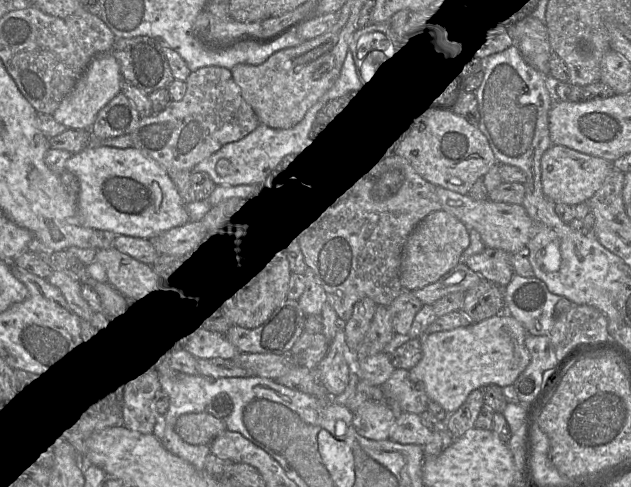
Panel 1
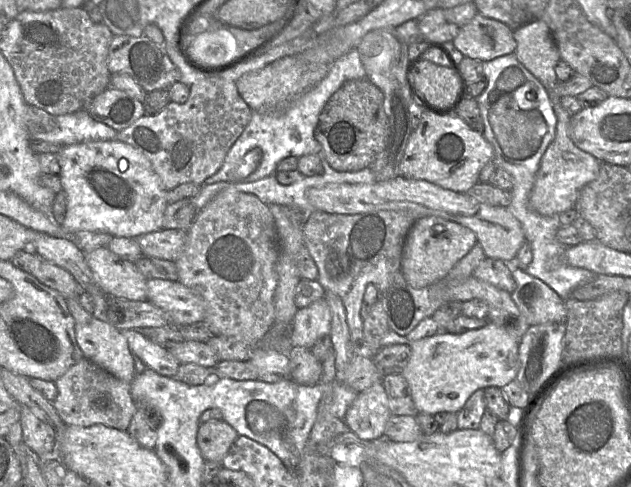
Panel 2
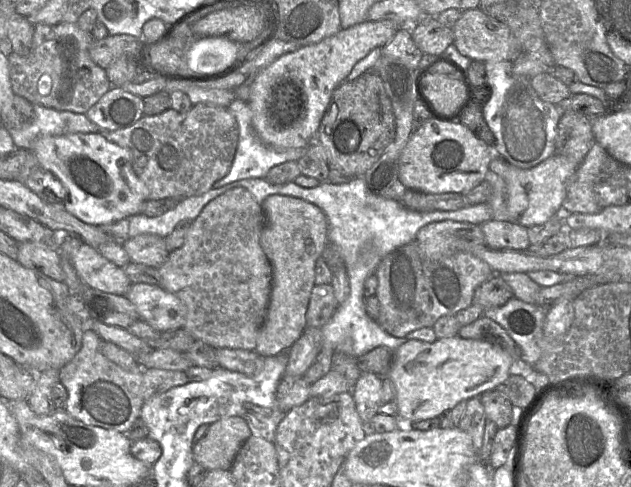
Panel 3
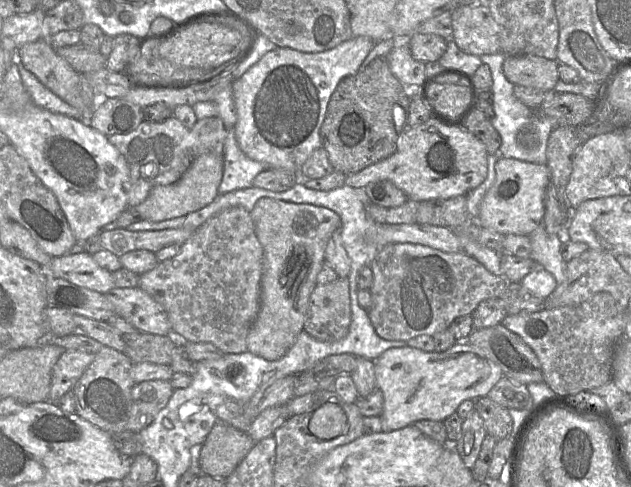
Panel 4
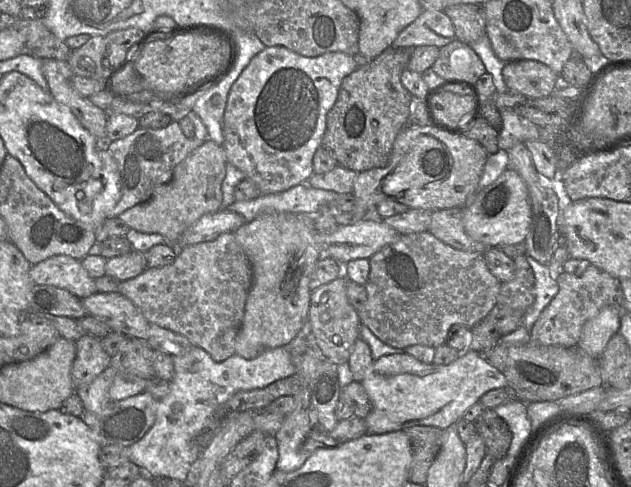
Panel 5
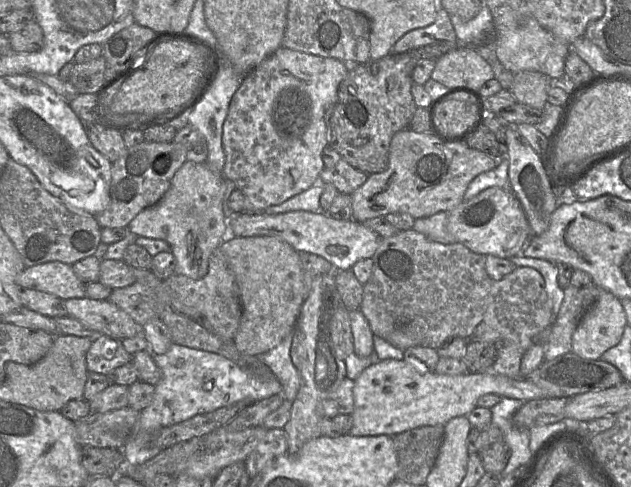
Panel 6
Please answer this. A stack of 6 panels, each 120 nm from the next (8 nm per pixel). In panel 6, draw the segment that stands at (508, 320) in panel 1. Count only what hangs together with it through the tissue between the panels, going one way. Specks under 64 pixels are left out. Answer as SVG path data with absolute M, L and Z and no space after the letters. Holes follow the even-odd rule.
M405 360L377 361L354 381L353 425L350 434L394 437L421 426L445 425L455 417L467 416L477 407L478 399L489 393L524 402L547 398L540 387L526 378L513 379L492 371L443 375L420 372Z

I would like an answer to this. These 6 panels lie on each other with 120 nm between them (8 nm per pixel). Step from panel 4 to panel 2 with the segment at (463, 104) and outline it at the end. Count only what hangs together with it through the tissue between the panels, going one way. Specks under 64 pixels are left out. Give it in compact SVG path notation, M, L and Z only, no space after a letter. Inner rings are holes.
M430 61L419 62L412 72L415 88L439 110L453 106L462 87L456 73Z

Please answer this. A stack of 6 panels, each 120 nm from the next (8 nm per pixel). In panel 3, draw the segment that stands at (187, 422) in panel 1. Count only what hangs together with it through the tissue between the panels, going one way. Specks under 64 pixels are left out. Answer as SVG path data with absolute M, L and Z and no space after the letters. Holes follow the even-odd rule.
M238 416L212 422L193 445L194 461L208 471L230 470L239 449L251 435L245 420Z

